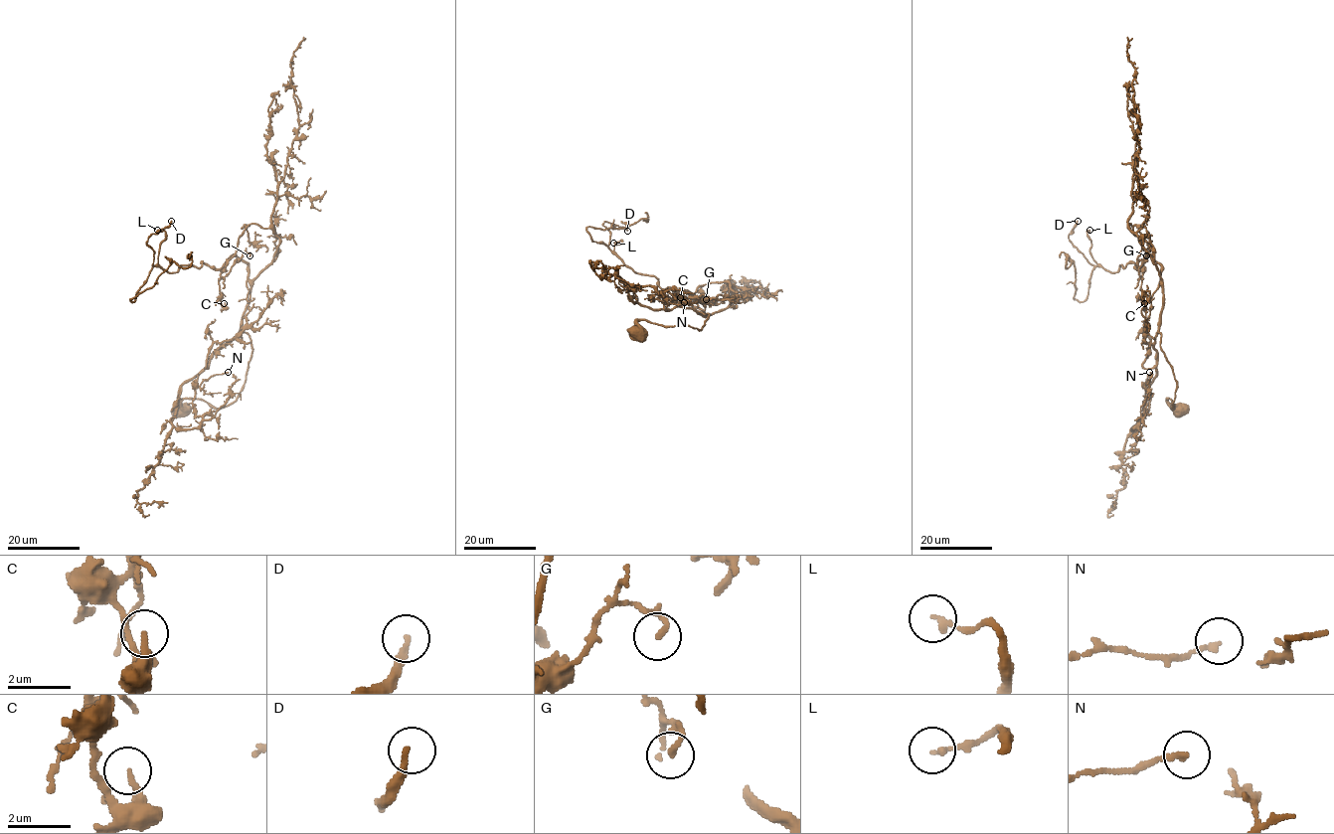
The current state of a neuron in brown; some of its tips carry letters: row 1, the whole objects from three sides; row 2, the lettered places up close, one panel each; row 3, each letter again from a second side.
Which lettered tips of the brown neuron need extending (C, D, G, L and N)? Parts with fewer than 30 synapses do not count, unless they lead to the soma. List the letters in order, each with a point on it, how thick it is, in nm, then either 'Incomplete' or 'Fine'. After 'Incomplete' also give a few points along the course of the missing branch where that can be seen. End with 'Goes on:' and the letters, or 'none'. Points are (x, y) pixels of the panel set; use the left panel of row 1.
C: Place: (224, 303). Thickness 200 nm. Fine
D: Place: (171, 221). Thickness 190 nm. Incomplete. Course of what is missing: (171, 221), (180, 212), (185, 216), (200, 207)
G: Place: (250, 255). Thickness 170 nm. Fine
L: Place: (157, 230). Thickness 160 nm. Fine
N: Place: (228, 372). Thickness 170 nm. Fine
Goes on: D

